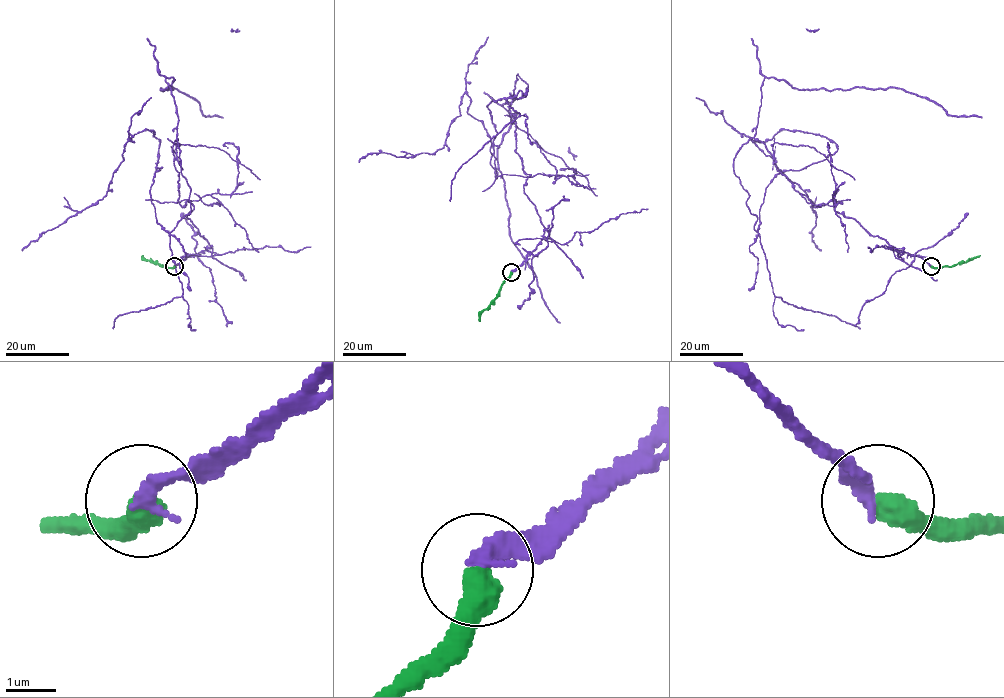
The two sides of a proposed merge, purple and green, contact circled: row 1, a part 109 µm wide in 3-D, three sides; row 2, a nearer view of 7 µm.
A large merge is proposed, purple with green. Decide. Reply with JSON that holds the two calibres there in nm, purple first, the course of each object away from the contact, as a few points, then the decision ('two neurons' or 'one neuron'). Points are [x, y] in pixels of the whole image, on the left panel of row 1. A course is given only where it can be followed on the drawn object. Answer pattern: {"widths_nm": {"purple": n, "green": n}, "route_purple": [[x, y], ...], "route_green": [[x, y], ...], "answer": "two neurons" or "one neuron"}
{"widths_nm": {"purple": 360, "green": 500}, "route_purple": [[174, 266], [209, 245], [179, 202], [176, 137], [190, 212], [157, 222], [153, 130], [22, 250]], "route_green": [[174, 266], [151, 263], [142, 255]], "answer": "two neurons"}

